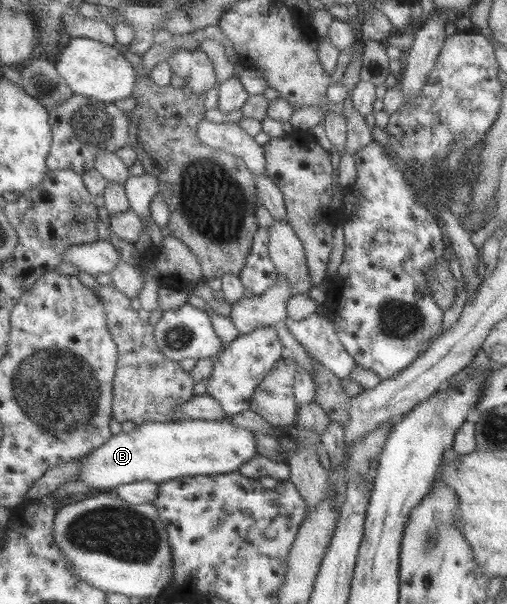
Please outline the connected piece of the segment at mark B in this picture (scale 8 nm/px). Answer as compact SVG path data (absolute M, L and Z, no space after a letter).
M227 417L223 420L189 420L151 422L136 425L129 433L119 431L91 454L78 460L78 473L76 480L83 482L92 492L107 493L120 484L141 482L147 480L153 483L165 482L179 477L197 475L225 474L237 470L249 458L257 455L257 445L251 434L251 430L233 426Z

